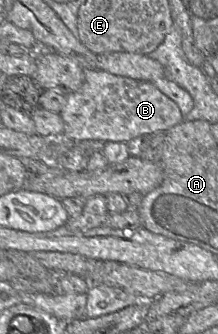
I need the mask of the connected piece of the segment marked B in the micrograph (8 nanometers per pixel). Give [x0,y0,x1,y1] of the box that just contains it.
[59,69,184,143]

